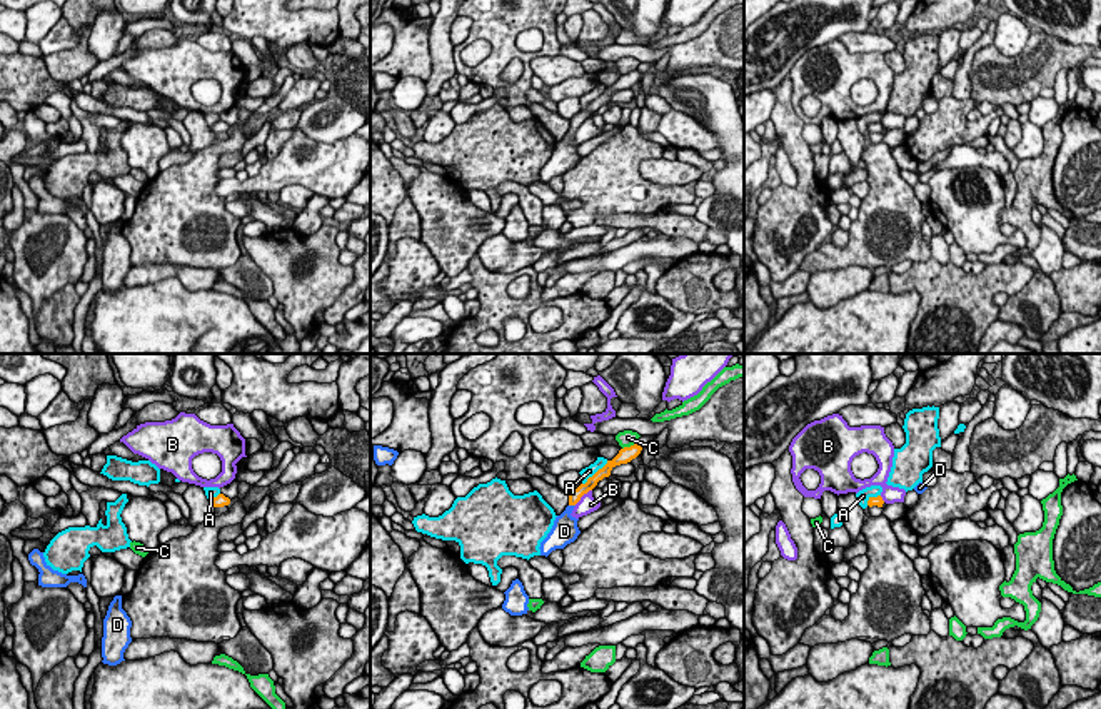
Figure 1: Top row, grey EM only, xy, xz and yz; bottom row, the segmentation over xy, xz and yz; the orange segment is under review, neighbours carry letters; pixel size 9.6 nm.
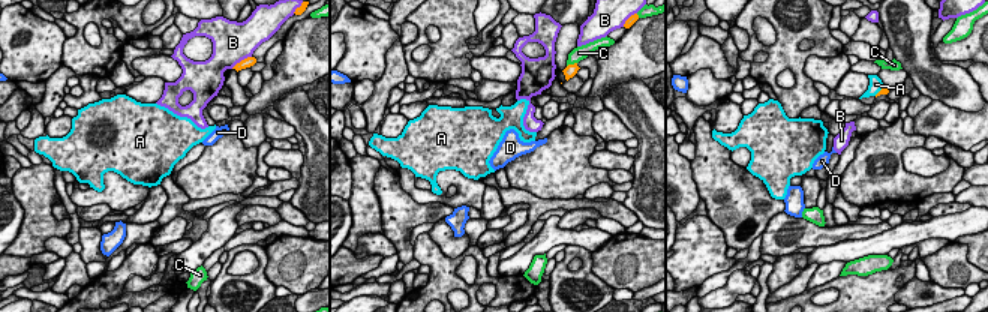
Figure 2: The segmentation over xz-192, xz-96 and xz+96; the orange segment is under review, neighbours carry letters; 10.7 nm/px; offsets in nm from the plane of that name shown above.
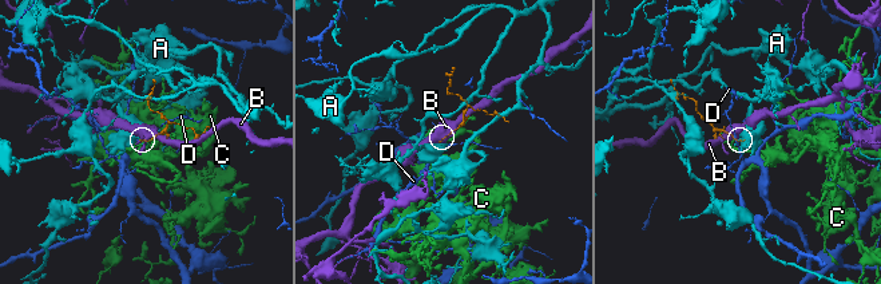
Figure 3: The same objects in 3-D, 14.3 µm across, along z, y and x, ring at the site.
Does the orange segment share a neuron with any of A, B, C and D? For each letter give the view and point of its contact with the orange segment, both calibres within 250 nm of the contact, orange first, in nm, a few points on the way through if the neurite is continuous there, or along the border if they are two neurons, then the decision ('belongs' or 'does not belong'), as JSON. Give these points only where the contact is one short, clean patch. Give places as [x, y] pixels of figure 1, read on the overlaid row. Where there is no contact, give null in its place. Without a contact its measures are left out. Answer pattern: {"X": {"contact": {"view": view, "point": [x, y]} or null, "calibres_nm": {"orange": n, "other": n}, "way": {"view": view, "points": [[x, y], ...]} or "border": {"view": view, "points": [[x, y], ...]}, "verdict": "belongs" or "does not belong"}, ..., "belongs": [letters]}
{"A": {"contact": {"view": "xz", "point": [596, 472]}, "calibres_nm": {"orange": 100, "other": 100}, "verdict": "does not belong"}, "B": {"contact": {"view": "xz", "point": [583, 494]}, "calibres_nm": {"orange": 120, "other": 170}, "verdict": "does not belong"}, "C": {"contact": {"view": "xz", "point": [628, 447]}, "calibres_nm": {"orange": 140, "other": 160}, "verdict": "does not belong"}, "D": {"contact": {"view": "xz", "point": [573, 504]}, "calibres_nm": {"orange": 120, "other": 240}, "way": {"view": "xz", "points": [[576, 494], [573, 504], [566, 514], [564, 527]]}, "verdict": "belongs"}, "belongs": ["D"]}

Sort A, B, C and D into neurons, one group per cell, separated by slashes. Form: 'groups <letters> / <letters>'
groups A / B / C / D

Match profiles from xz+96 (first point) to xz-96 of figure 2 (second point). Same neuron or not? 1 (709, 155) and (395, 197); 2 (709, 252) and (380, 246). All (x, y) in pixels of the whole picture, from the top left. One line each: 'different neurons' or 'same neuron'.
1: same neuron
2: same neuron

